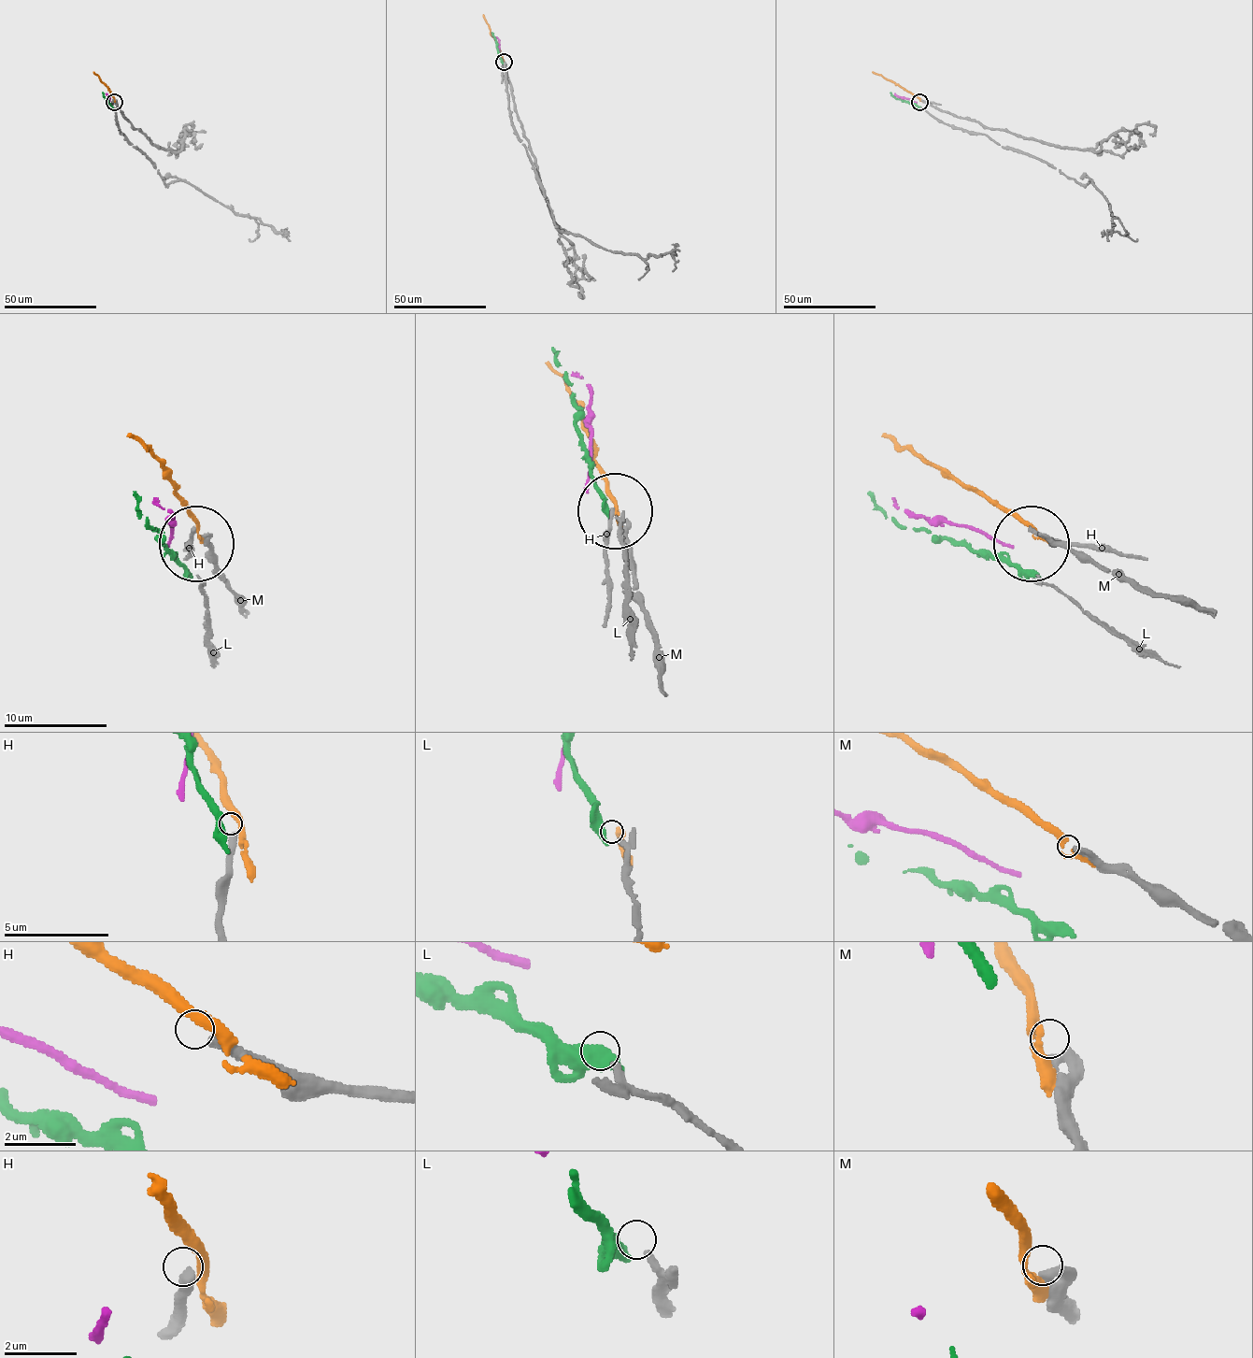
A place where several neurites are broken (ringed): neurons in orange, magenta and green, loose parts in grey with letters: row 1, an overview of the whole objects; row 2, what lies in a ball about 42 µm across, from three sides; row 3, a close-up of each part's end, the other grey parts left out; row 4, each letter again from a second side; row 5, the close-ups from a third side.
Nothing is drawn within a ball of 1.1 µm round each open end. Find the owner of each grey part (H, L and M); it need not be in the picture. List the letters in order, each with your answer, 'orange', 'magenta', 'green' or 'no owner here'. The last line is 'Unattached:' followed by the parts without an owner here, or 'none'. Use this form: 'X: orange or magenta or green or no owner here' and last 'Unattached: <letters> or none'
H: no owner here
L: no owner here
M: no owner here
Unattached: H, L, M

